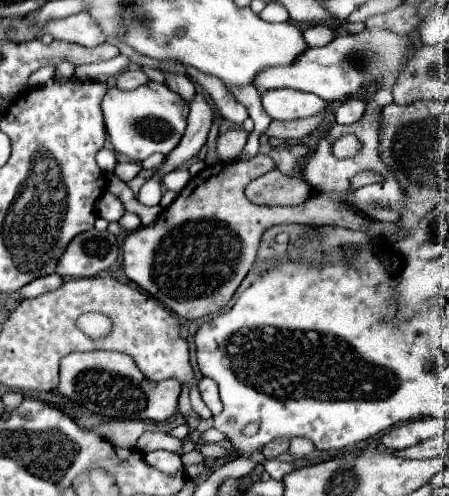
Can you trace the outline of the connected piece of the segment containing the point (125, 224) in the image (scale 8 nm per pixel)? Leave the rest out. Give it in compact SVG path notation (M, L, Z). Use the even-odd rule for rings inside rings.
M126 212L122 218L120 218L120 222L118 222L126 232L134 232L136 228L140 228L142 224L140 224L140 218L136 216L136 214L132 214L132 212Z

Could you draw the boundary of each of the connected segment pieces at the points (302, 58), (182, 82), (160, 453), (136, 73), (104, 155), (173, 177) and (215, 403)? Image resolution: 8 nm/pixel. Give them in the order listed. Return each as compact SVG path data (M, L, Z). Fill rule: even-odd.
M368 28L362 30L360 34L348 34L348 36L338 36L330 44L322 48L308 48L302 52L292 64L288 66L272 66L264 68L262 72L256 74L256 90L274 90L274 88L296 88L302 92L312 92L320 96L322 100L342 100L356 96L362 88L376 84L382 84L386 80L394 80L396 72L404 64L404 56L410 48L410 38L408 36L396 36L388 34L384 30L370 32Z
M166 72L166 80L168 80L168 86L180 94L188 104L194 100L194 82L186 76L186 74L174 74L174 72Z
M154 450L154 452L148 452L144 458L146 458L146 462L148 462L152 468L156 468L156 470L168 474L168 476L174 476L174 474L184 466L178 454L166 452L166 450Z
M124 70L116 78L116 86L124 88L124 90L134 90L138 86L144 86L144 82L148 82L148 80L150 78L144 74L144 70Z
M102 148L102 150L96 154L96 162L98 162L98 166L100 166L100 170L102 170L102 172L110 174L110 172L114 170L114 166L116 166L116 158L114 158L114 152L110 152L110 150Z
M178 168L178 170L168 172L168 174L162 178L162 184L164 184L164 188L166 188L166 190L180 192L180 190L188 184L188 180L190 180L190 178L192 178L192 176L190 176L190 172L188 172L186 168Z
M202 378L198 382L198 390L200 390L200 396L202 396L204 404L212 410L212 416L218 416L222 412L222 402L220 402L216 384L210 378Z

